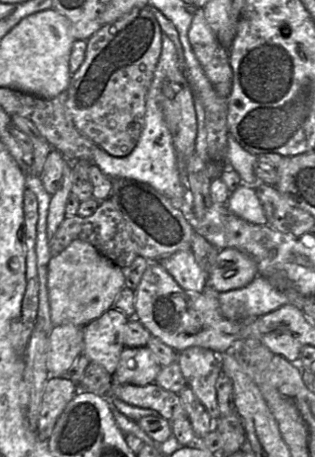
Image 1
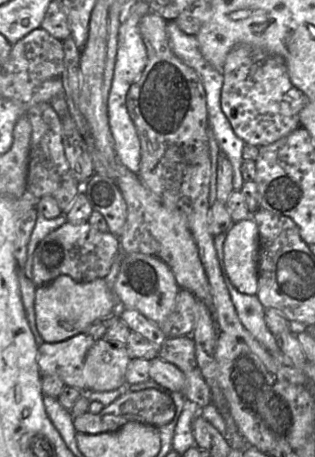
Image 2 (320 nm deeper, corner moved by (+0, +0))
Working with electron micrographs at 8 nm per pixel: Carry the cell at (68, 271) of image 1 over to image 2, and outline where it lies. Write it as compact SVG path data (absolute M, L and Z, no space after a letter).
M60 275L52 282L36 288L37 327L45 342L65 341L83 332L97 319L119 310L116 295L108 288L104 278L79 283L68 275Z

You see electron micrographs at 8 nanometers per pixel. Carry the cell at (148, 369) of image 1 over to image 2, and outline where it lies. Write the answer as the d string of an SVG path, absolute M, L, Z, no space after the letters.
M100 339L85 358L86 382L93 391L112 391L126 383L126 370L132 357L126 344Z

